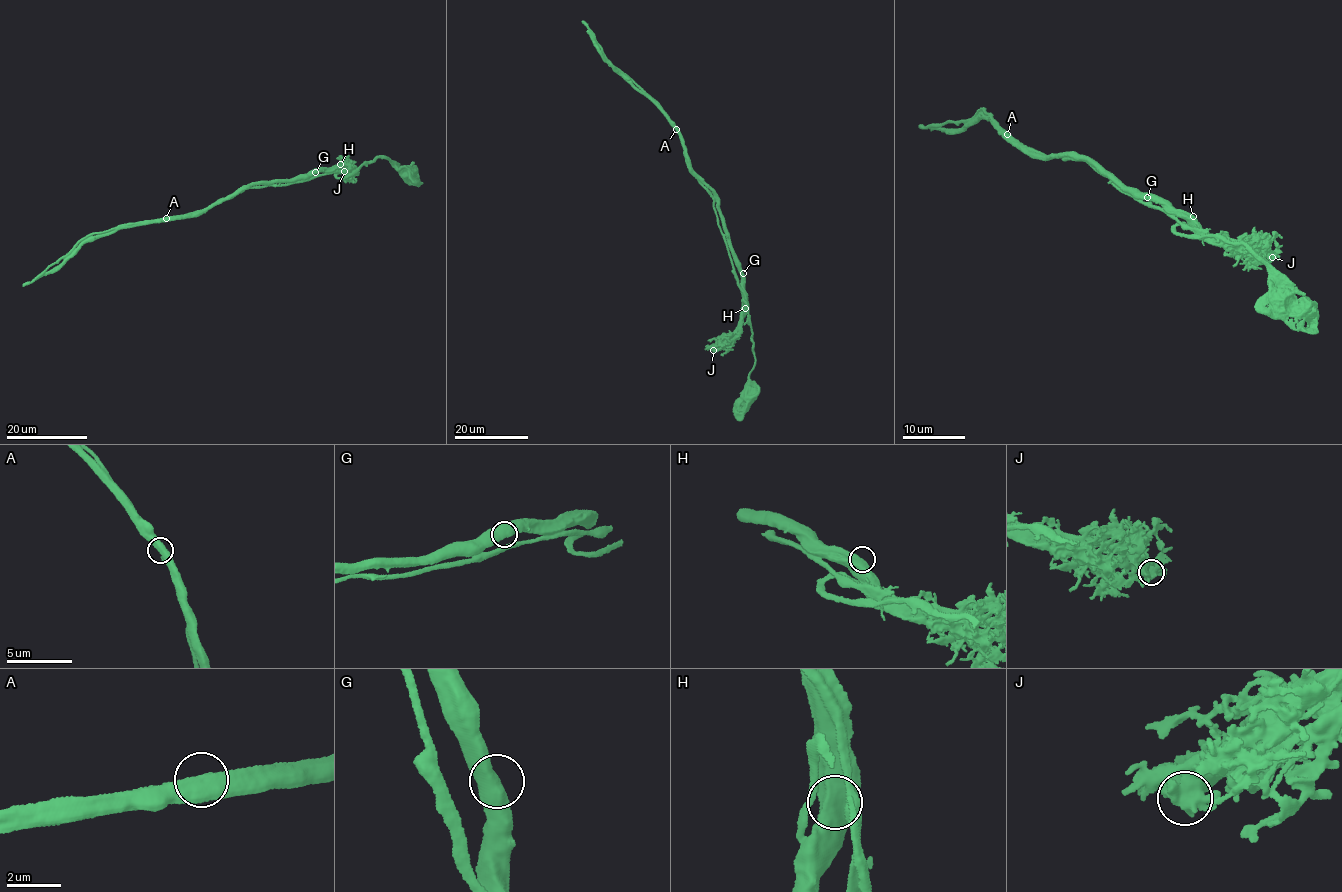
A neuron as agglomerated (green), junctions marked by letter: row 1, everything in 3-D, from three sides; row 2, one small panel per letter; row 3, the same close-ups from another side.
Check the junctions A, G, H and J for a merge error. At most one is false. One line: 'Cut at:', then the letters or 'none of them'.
Cut at: A

